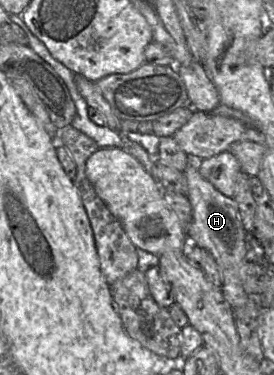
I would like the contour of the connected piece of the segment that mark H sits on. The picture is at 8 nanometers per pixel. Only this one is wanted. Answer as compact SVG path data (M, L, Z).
M188 155L184 176L187 180L186 197L192 208L192 220L185 229L190 245L196 245L207 250L214 257L222 275L222 292L224 298L235 310L243 306L249 295L245 292L240 279L240 267L246 253L246 231L240 217L238 204L233 198L218 191L200 174L200 164L203 159Z

